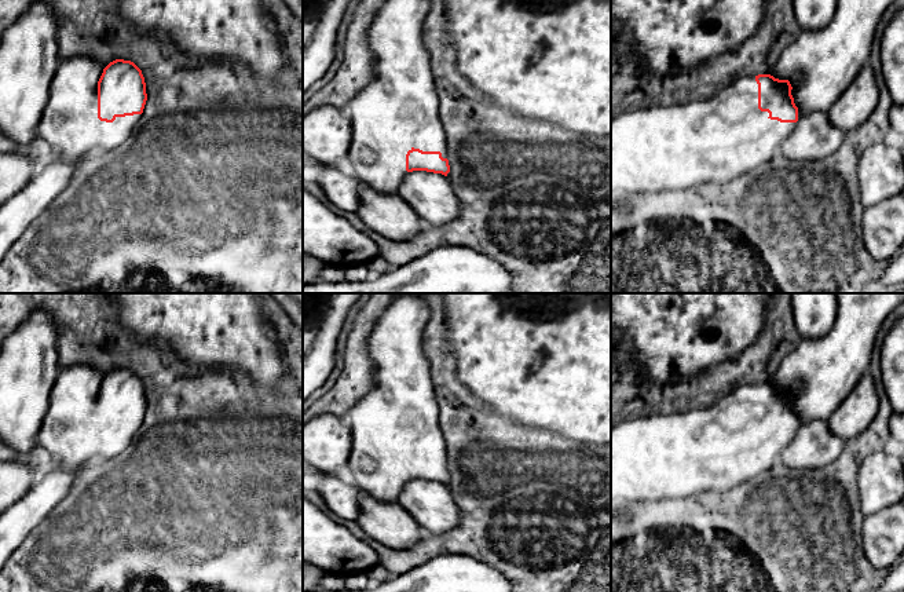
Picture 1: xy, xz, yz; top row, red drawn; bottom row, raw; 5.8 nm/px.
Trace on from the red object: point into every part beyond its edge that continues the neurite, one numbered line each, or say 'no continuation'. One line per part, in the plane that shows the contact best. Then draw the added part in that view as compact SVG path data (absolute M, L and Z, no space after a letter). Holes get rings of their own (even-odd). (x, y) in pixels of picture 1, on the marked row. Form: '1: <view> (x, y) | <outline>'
1: yz (661, 148) | M838 0L835 15L830 23L815 32L802 32L798 39L783 50L768 74L788 80L791 95L798 107L798 121L815 112L828 112L846 87L868 62L871 43L876 26L894 0ZM743 76L722 88L717 95L687 105L651 106L626 112L611 120L611 194L652 193L660 190L691 189L700 183L724 183L769 162L794 131L797 123L771 120L768 112L758 109L758 84L755 76ZM797 121L797 123L798 123Z

